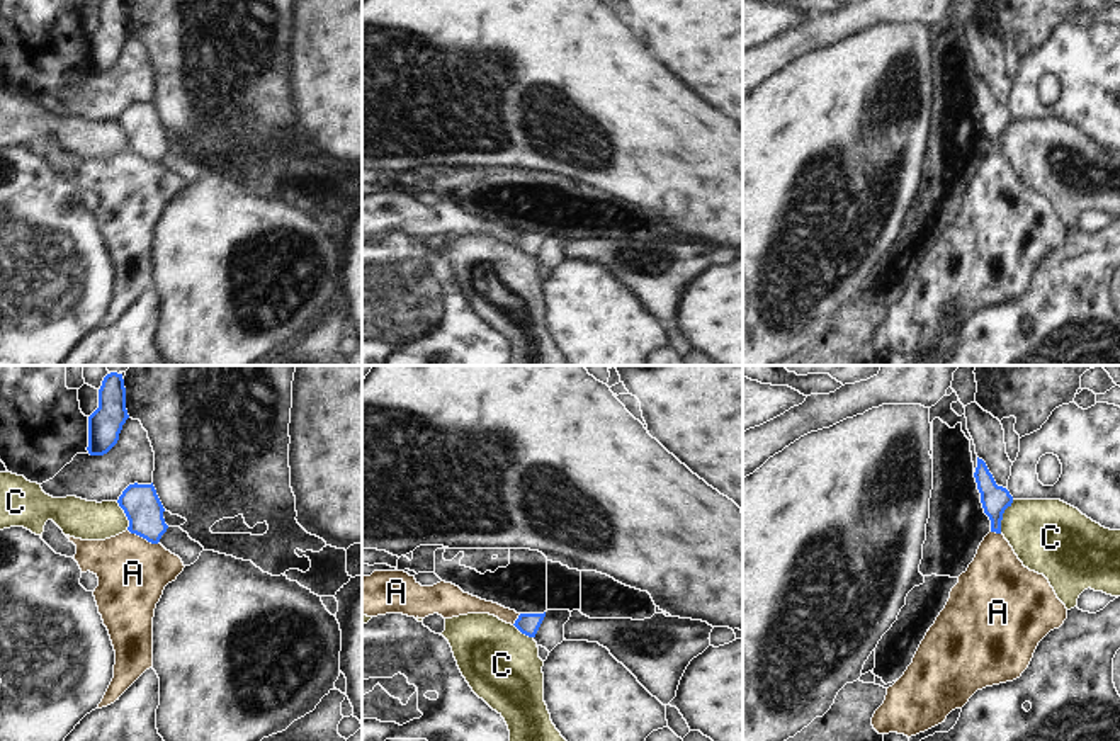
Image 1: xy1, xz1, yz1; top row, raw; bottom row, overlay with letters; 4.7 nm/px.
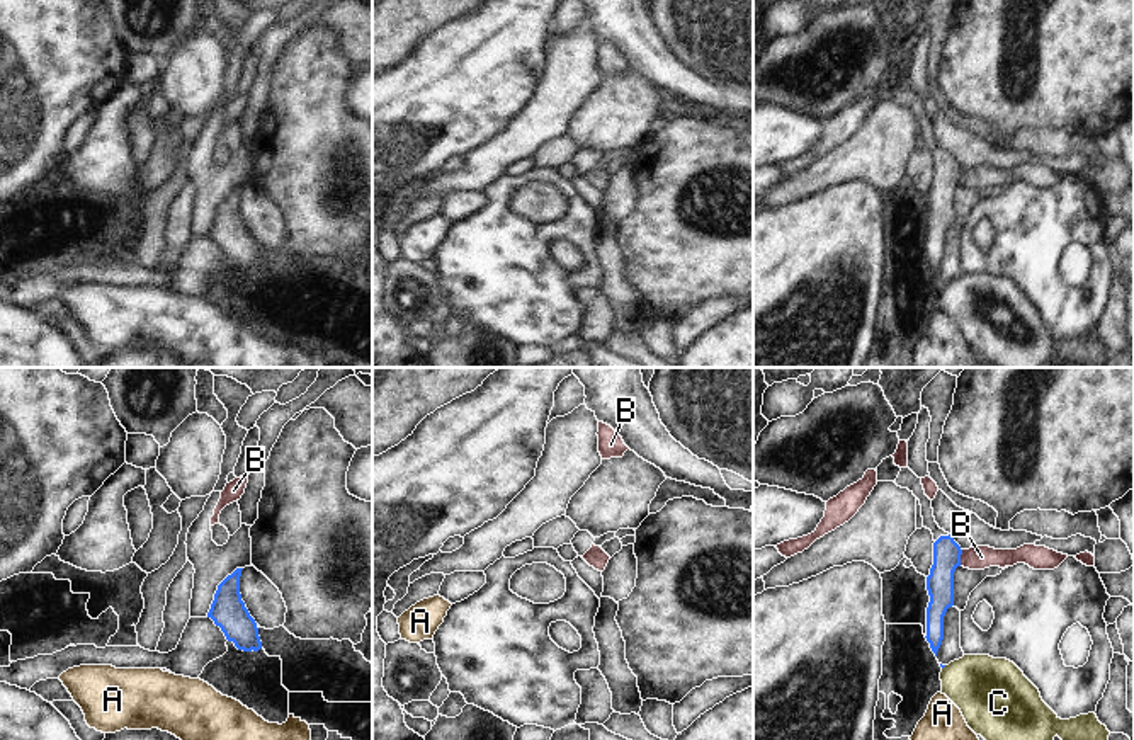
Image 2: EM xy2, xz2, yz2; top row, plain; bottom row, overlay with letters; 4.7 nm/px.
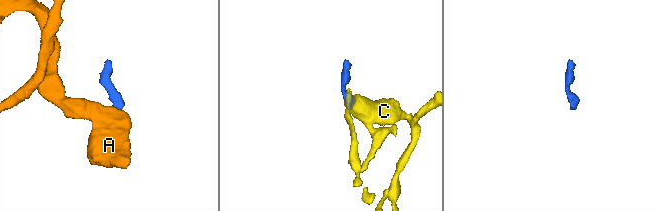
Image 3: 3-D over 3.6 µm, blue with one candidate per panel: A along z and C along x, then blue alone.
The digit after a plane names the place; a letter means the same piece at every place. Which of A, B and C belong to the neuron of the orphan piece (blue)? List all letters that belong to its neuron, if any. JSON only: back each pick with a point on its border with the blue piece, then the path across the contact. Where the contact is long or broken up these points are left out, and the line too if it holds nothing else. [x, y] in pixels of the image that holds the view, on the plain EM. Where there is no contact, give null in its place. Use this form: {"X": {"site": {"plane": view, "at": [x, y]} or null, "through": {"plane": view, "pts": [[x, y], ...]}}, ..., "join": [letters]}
{"join": []}

